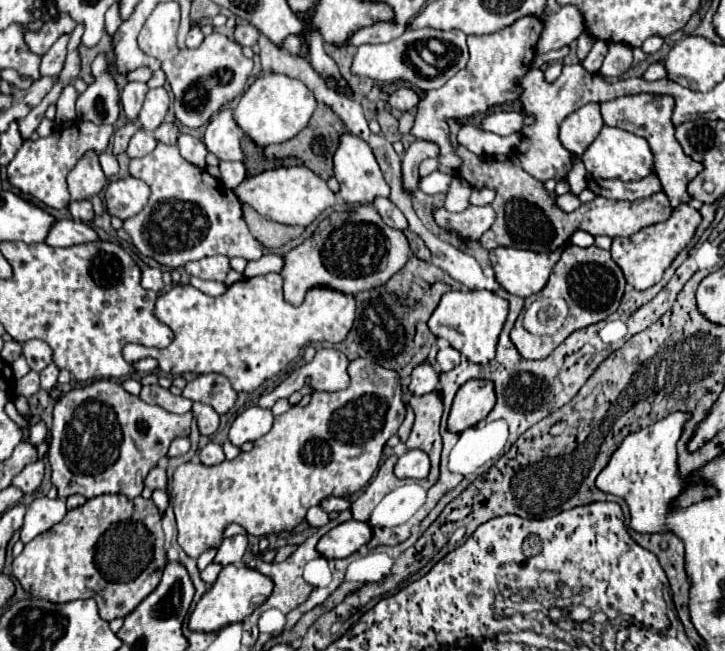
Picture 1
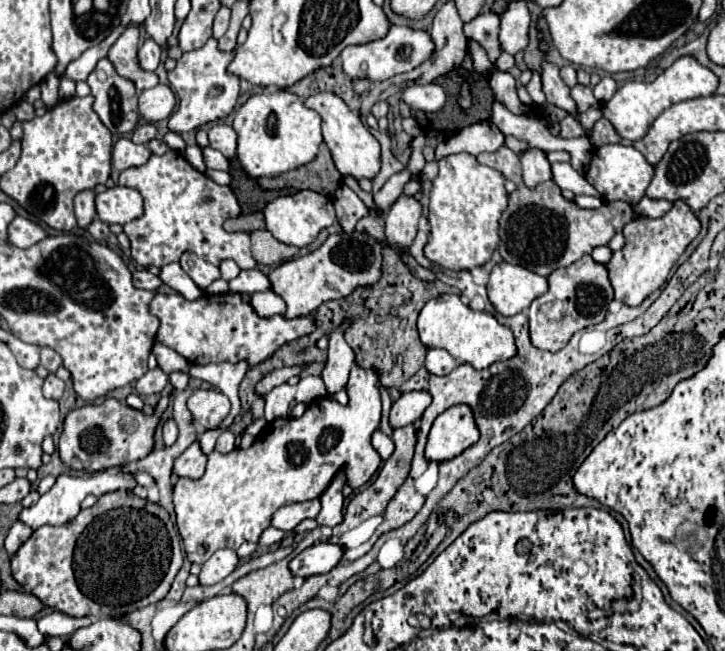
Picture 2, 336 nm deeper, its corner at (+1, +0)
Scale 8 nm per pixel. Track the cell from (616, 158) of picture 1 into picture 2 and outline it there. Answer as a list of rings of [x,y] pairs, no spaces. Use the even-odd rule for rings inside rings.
[[[605,144],[593,152],[585,178],[589,180],[589,184],[593,184],[597,188],[597,192],[603,196],[603,200],[607,200],[607,202],[623,200],[623,202],[629,202],[631,206],[635,206],[645,196],[645,190],[653,178],[653,166],[633,146]]]

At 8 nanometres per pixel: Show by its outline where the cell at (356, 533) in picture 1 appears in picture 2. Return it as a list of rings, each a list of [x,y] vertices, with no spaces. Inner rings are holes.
[[[331,542],[313,544],[311,548],[305,548],[289,562],[289,570],[293,576],[301,576],[301,578],[327,574],[331,568],[339,564],[341,556],[343,556],[343,548],[337,544]]]

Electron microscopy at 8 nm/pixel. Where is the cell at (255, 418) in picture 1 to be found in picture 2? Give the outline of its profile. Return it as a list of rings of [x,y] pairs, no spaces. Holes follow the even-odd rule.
[[[281,384],[265,396],[265,420],[273,422],[277,418],[289,416],[289,404],[295,400],[295,386]]]

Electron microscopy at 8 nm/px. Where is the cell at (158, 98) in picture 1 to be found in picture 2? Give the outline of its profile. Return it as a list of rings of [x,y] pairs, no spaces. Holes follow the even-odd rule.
[[[157,84],[155,88],[143,90],[139,94],[139,114],[147,122],[159,122],[169,118],[173,108],[175,108],[175,94],[165,84]]]

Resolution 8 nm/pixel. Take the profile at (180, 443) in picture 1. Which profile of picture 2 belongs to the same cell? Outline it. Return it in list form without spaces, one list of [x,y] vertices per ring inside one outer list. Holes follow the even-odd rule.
[[[167,420],[163,424],[163,442],[165,442],[165,446],[171,446],[177,440],[177,434],[179,434],[179,430],[177,430],[175,420]]]

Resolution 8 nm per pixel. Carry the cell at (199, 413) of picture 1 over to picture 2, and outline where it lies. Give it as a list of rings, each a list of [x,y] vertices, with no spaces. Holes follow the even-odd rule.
[[[195,440],[177,460],[173,466],[173,474],[179,478],[191,478],[197,480],[203,476],[205,472],[205,464],[207,464],[207,456],[201,452],[199,442]]]

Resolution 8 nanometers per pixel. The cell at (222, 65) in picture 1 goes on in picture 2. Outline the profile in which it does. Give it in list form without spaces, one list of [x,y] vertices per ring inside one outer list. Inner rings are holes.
[[[209,38],[203,48],[185,52],[185,56],[177,60],[177,66],[169,72],[171,88],[177,90],[177,98],[179,98],[179,108],[169,118],[171,132],[181,134],[181,132],[197,130],[207,122],[223,120],[231,114],[239,96],[239,78],[227,72],[231,60],[233,60],[233,52],[221,52],[217,48],[215,38]]]

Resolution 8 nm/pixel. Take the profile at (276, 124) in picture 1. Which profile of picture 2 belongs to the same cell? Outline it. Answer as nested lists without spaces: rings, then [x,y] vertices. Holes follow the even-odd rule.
[[[275,86],[266,87],[262,93],[251,96],[237,112],[233,120],[237,132],[237,158],[249,178],[281,176],[309,164],[323,142],[319,114],[307,108],[297,94]]]

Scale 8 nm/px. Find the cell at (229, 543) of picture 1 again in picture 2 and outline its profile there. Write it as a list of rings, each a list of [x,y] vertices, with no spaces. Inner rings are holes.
[[[217,550],[201,568],[201,574],[199,574],[199,584],[201,586],[211,586],[211,584],[217,584],[221,582],[223,578],[227,578],[235,566],[237,566],[239,558],[235,554],[235,550]]]

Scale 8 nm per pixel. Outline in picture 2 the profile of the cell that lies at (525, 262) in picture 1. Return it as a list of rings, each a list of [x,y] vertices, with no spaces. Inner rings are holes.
[[[501,262],[491,270],[487,292],[493,308],[501,316],[515,316],[547,292],[547,278],[527,268]]]

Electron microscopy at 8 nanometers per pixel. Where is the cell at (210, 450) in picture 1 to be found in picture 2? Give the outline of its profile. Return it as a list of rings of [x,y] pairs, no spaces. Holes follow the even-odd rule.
[[[229,430],[221,432],[221,436],[217,438],[217,446],[215,446],[215,450],[221,452],[221,454],[229,454],[231,450],[235,450],[235,436],[233,436]]]

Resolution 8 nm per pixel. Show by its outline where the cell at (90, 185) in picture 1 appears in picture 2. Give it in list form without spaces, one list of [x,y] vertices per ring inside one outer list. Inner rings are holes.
[[[83,190],[75,196],[75,218],[77,218],[77,226],[79,228],[87,228],[87,224],[91,224],[91,220],[95,220],[97,212],[95,212],[95,192],[93,190]]]

